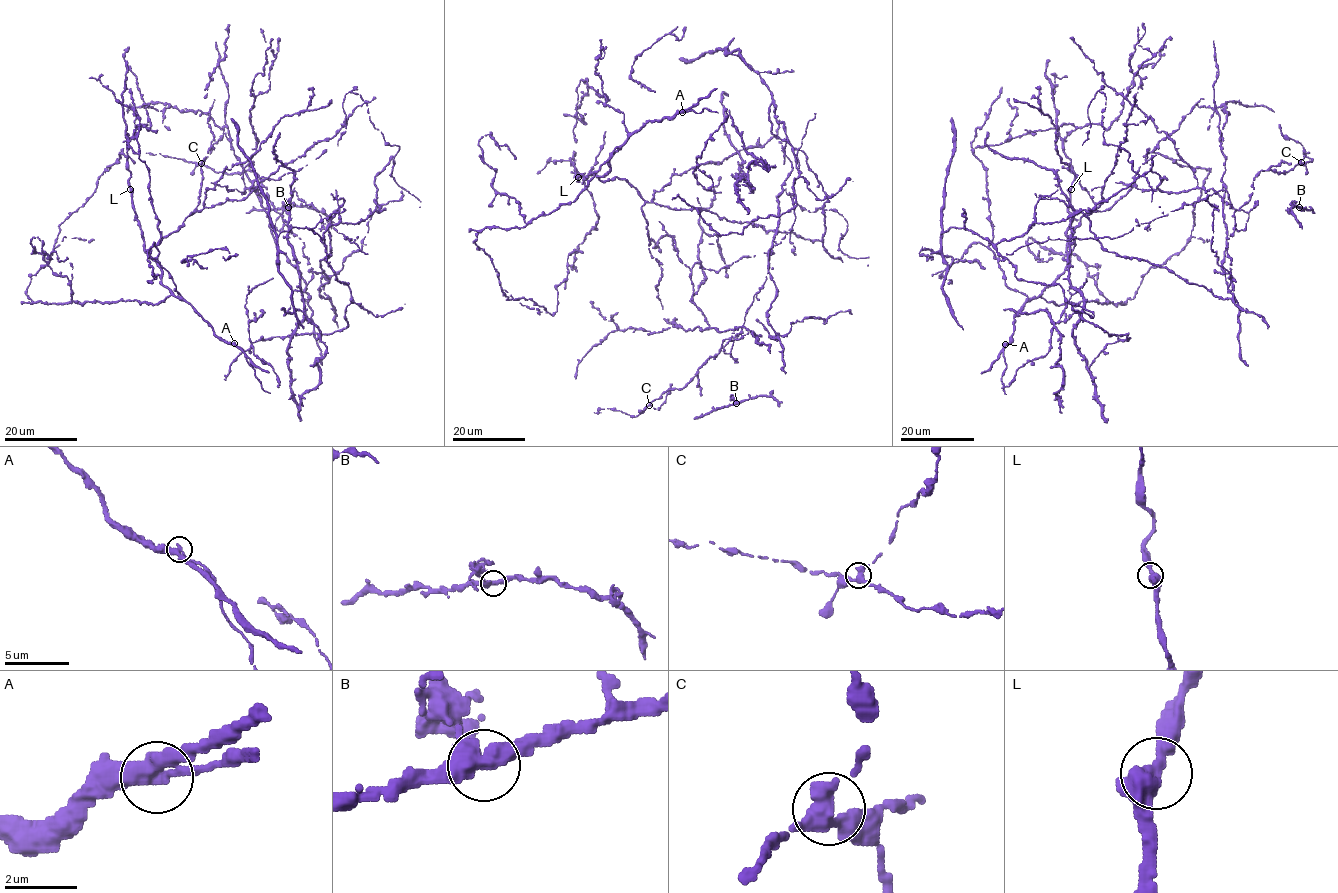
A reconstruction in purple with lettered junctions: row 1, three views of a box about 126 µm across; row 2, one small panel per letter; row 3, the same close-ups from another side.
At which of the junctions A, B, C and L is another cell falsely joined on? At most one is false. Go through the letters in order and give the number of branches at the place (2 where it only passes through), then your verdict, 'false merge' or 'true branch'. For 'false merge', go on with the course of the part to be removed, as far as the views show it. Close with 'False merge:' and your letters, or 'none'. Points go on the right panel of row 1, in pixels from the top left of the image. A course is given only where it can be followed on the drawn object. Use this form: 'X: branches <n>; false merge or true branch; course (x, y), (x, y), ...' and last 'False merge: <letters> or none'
A: branches 2; false merge; course (1005, 344), (1006, 367), (1001, 379), (1005, 394)
B: branches 2; true branch
C: branches 2; true branch
L: branches 2; true branch
False merge: A

